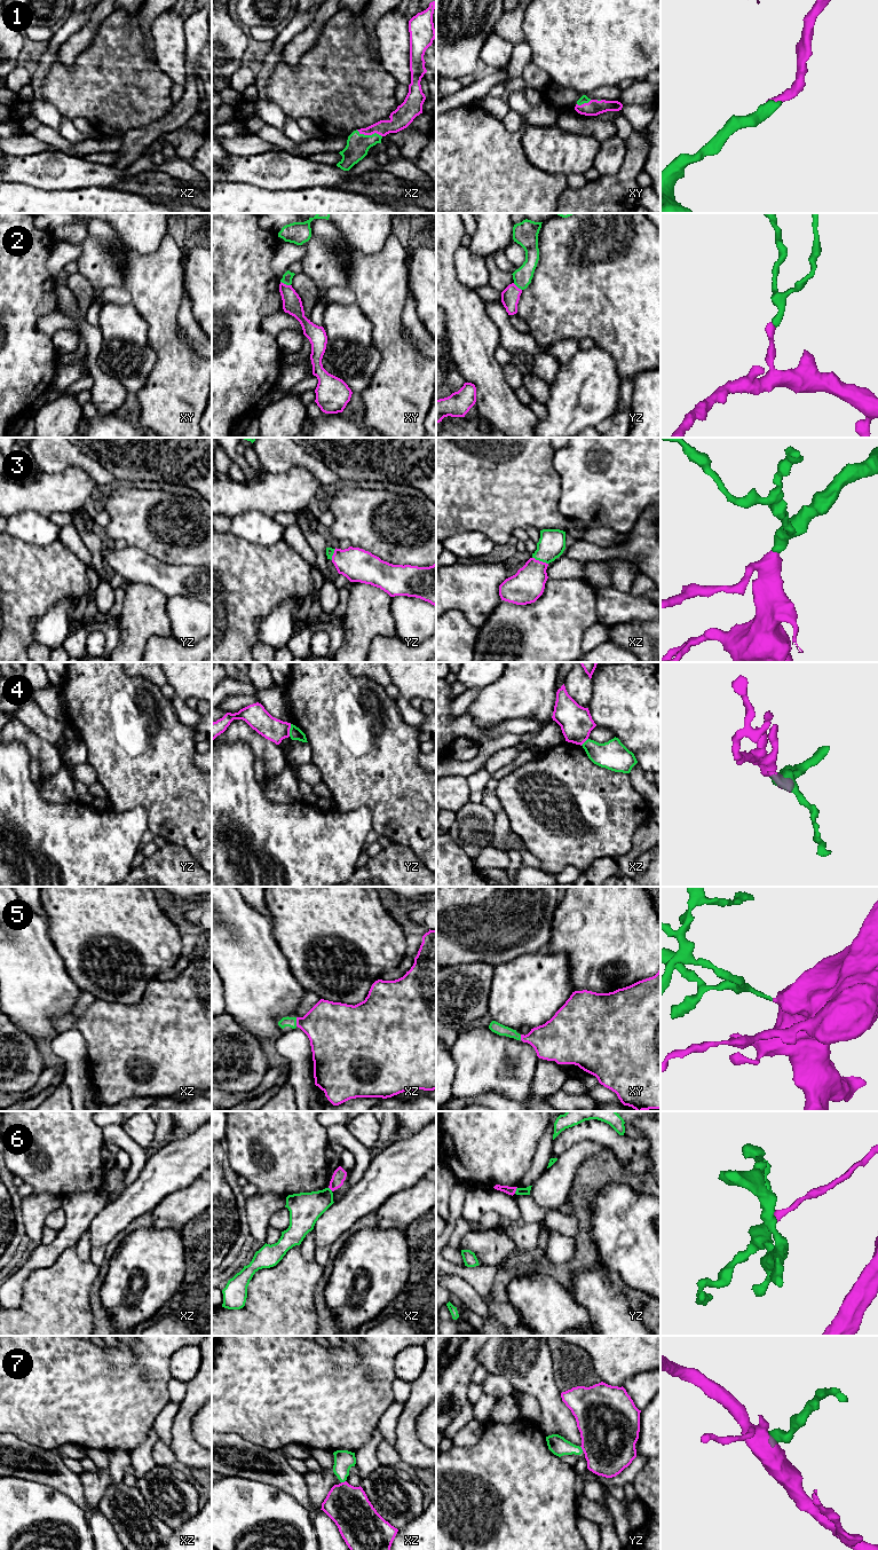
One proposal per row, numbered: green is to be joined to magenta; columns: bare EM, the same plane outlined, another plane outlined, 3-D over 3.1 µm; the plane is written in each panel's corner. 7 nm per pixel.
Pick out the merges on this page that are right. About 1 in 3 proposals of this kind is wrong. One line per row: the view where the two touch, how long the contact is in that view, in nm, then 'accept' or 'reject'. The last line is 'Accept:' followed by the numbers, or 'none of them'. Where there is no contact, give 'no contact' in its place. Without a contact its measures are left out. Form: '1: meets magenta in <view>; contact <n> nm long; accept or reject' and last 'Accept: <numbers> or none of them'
1: meets magenta in xz; contact 190 nm long; accept
2: meets magenta in xy; contact 80 nm long; reject
3: meets magenta in xz; contact 120 nm long; accept
4: meets magenta in yz; contact 90 nm long; reject
5: meets magenta in xz; contact 60 nm long; accept
6: meets magenta in yz; contact 50 nm long; reject
7: meets magenta in yz; contact 40 nm long; accept
Accept: 1, 3, 5, 7

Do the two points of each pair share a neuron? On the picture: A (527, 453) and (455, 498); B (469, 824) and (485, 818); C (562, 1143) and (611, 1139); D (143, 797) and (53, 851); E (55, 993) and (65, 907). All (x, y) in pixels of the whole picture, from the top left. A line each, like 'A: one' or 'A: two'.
A: one
B: one
C: one
D: two
E: two

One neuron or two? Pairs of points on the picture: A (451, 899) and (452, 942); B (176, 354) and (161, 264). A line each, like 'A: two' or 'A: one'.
A: one
B: one

